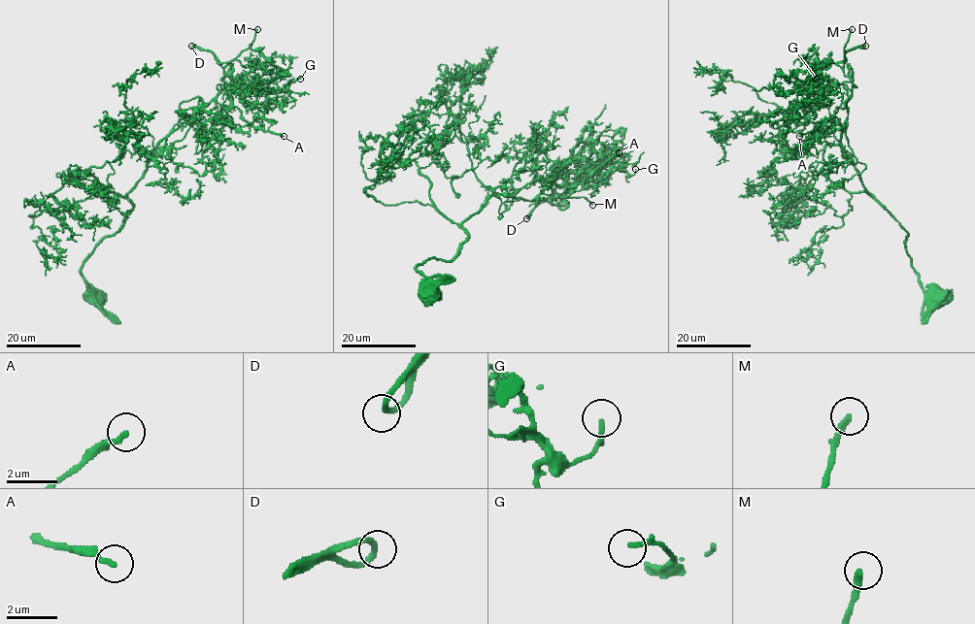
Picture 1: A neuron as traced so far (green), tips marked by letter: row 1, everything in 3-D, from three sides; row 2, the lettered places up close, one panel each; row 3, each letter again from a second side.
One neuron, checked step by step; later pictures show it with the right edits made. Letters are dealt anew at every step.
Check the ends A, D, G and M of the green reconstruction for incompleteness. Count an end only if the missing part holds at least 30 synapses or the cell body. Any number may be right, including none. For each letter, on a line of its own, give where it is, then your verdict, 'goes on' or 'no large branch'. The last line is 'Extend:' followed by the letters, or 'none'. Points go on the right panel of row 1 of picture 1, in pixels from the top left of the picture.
A: place (799, 136); no large branch
D: place (865, 46); no large branch
G: place (816, 79); no large branch
M: place (852, 29); goes on
Extend: M

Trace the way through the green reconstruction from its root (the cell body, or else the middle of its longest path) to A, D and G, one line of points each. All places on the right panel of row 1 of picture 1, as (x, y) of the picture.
A: (938, 296), (924, 292), (912, 266), (907, 232), (866, 189), (844, 150), (849, 99), (822, 127), (799, 136)
D: (938, 296), (924, 292), (907, 232), (863, 185), (840, 142), (853, 82), (837, 64), (865, 46)
G: (938, 296), (924, 292), (907, 232), (863, 185), (840, 142), (853, 84), (811, 93), (816, 79)

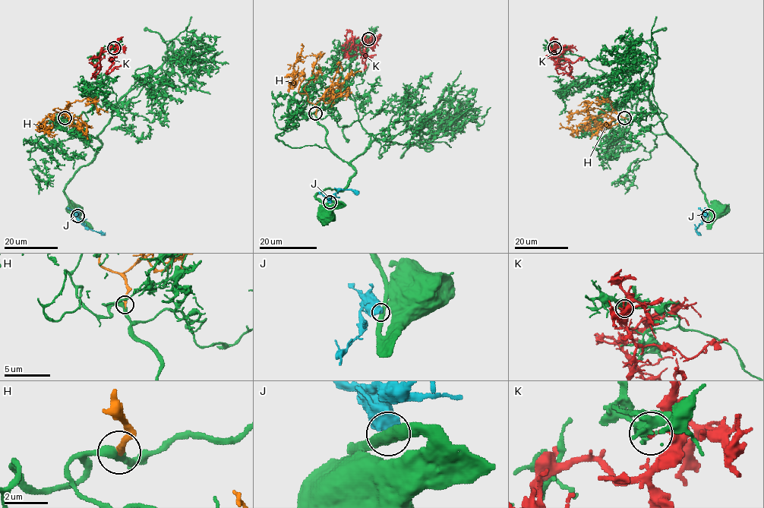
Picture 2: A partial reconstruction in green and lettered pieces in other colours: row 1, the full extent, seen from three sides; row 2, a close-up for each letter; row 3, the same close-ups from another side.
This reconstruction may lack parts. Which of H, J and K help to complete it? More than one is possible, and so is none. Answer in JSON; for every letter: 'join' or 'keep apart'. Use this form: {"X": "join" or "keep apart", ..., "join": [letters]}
{"H": "join", "J": "keep apart", "K": "keep apart", "join": ["H"]}

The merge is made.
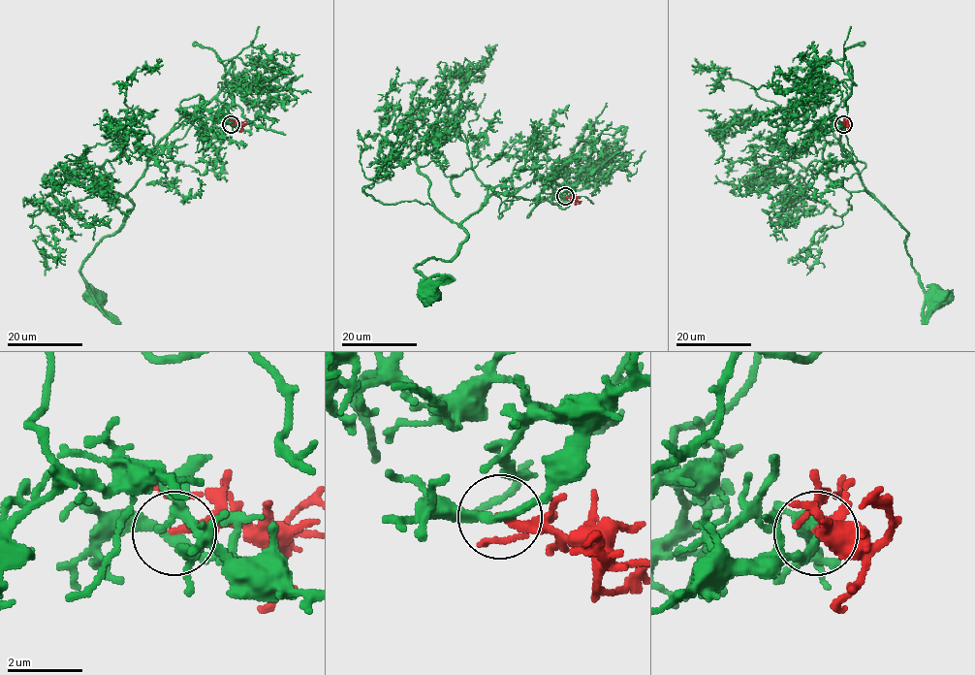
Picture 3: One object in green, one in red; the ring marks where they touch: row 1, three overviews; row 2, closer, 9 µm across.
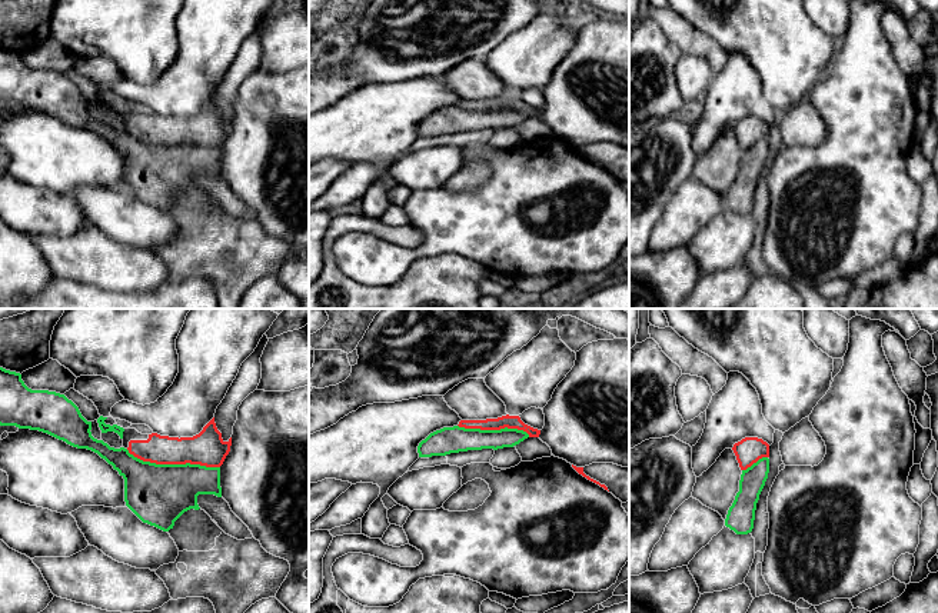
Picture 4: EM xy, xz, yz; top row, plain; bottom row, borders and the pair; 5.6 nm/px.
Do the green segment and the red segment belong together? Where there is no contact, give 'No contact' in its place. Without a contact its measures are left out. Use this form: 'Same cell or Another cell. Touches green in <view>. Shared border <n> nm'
Same cell. Touches green in xy. Shared border 550 nm

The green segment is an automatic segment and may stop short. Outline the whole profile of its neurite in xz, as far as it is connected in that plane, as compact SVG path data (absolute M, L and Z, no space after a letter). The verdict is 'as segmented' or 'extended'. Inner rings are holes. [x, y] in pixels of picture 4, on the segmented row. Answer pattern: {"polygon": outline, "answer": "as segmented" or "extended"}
{"polygon": "M519 416L486 420L460 420L458 426L430 433L418 446L419 457L450 453L513 447L528 437L539 437L540 430L525 424Z", "answer": "extended"}

